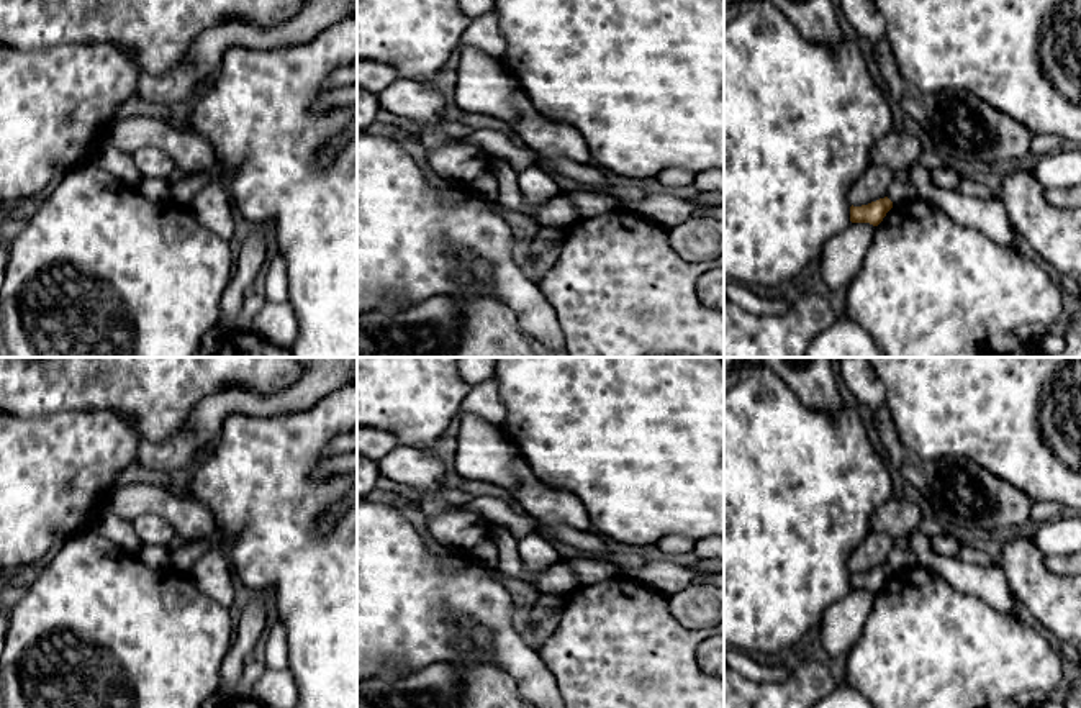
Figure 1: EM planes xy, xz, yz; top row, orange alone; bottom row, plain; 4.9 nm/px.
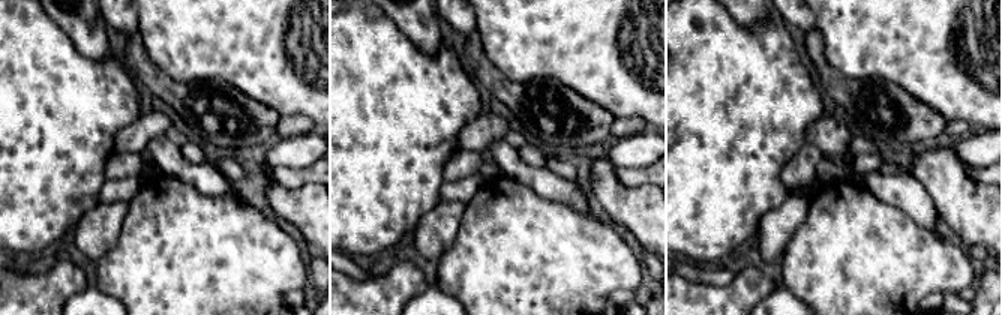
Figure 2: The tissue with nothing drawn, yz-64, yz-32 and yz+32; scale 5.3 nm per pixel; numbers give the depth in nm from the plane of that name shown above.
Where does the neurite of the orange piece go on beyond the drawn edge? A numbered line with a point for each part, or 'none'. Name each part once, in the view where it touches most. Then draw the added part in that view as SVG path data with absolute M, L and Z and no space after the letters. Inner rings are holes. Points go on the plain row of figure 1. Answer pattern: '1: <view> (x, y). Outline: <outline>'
none

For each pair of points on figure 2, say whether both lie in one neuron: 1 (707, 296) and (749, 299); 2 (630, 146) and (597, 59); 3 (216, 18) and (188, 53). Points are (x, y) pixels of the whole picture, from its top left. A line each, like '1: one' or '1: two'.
1: one
2: two
3: one

